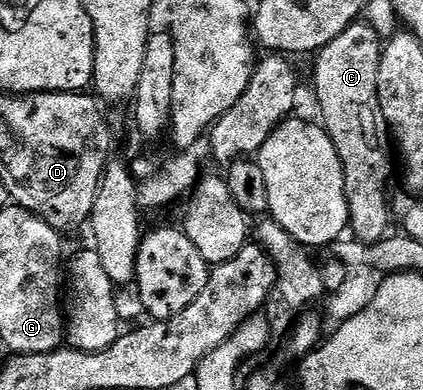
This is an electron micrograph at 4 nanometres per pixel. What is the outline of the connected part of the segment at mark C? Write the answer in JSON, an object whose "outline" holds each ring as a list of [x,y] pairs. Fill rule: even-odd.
{"outline":[[[358,21],[355,23],[352,23],[351,26],[349,26],[347,29],[343,29],[343,33],[339,33],[339,37],[335,37],[335,41],[331,41],[323,48],[322,51],[316,52],[315,58],[312,60],[313,63],[313,87],[315,90],[317,90],[317,107],[319,110],[321,110],[321,116],[319,116],[319,122],[322,127],[324,127],[325,131],[328,133],[328,135],[331,137],[331,141],[335,145],[335,149],[339,153],[339,161],[343,165],[343,173],[345,174],[345,192],[347,193],[347,209],[349,210],[349,226],[348,230],[351,232],[352,238],[359,240],[361,243],[378,243],[379,241],[383,241],[387,238],[387,236],[390,234],[391,228],[389,228],[389,219],[391,223],[391,207],[390,204],[387,202],[387,195],[385,199],[385,178],[389,175],[389,151],[391,155],[391,132],[389,129],[389,126],[387,125],[387,121],[383,117],[383,109],[381,108],[381,102],[379,101],[379,61],[381,60],[381,49],[383,46],[383,39],[371,27],[369,23],[366,21]]]}

